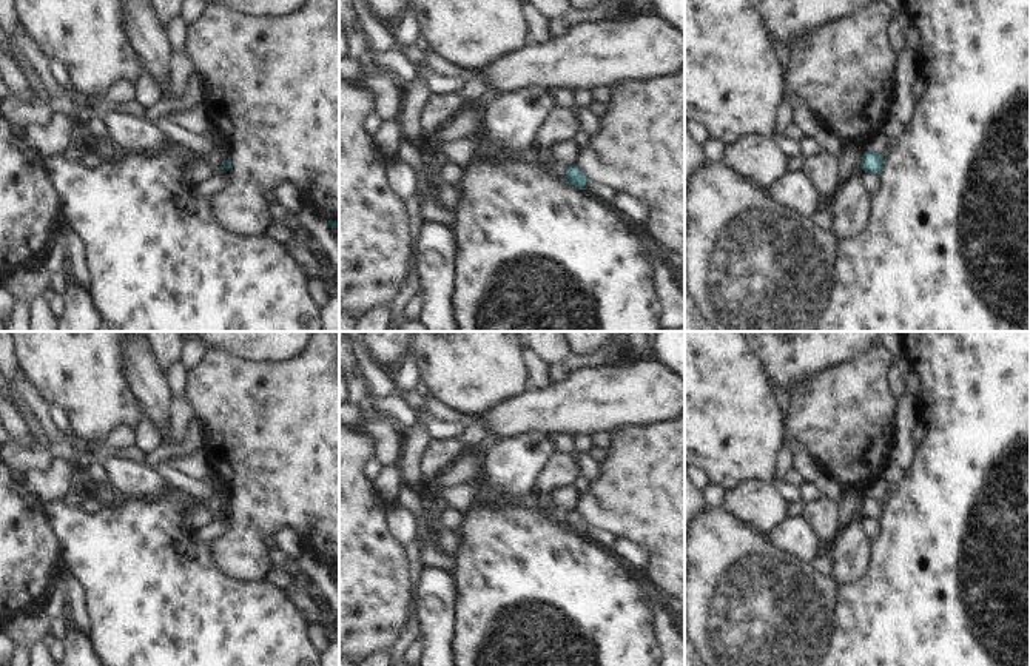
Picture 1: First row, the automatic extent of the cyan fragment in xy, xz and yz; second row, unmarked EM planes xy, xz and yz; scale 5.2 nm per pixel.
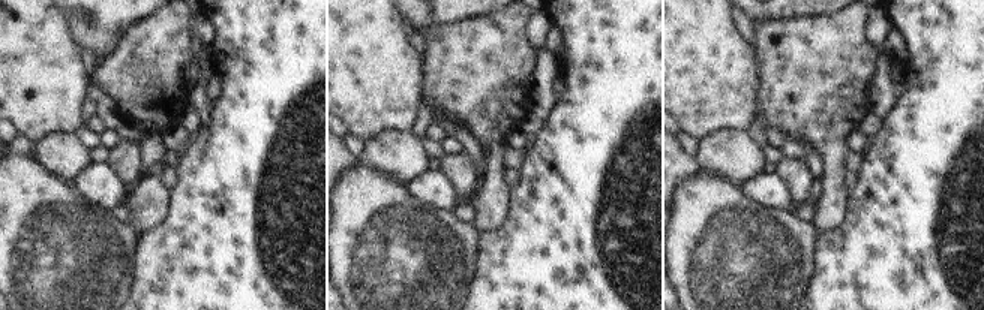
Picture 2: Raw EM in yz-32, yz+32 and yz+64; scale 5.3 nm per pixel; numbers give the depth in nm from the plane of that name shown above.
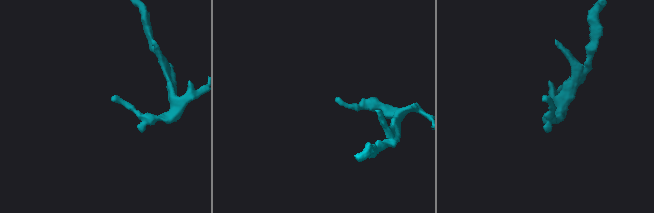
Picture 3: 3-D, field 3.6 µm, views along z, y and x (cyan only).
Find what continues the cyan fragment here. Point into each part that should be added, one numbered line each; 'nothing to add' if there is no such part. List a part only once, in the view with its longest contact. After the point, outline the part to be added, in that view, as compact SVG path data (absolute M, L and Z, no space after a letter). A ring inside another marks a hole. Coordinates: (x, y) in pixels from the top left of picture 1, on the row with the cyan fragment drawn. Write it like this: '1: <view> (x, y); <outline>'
nothing to add

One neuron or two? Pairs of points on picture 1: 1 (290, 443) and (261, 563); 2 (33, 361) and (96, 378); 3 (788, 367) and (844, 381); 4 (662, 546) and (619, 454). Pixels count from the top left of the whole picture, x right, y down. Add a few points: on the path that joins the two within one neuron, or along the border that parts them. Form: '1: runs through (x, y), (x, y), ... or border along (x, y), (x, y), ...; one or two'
1: runs through (278, 472), (255, 514), (255, 534); one
2: runs through (48, 361), (73, 361), (80, 369); one
3: border along (848, 359), (805, 376), (790, 392); two
4: runs through (662, 523), (662, 497), (642, 477); one

